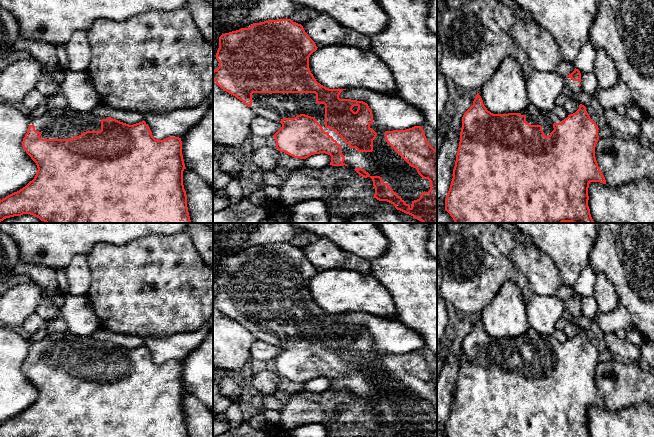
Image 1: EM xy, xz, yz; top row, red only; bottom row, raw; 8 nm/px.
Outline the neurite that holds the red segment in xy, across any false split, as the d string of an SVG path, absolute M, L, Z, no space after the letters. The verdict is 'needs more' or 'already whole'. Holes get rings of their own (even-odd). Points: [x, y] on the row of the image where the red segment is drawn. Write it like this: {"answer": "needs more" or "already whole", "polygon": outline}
{"answer": "needs more", "polygon": "M70 108L52 110L41 116L31 116L22 146L36 163L38 170L34 179L25 187L0 200L0 222L6 218L30 214L45 223L191 223L183 185L183 171L186 167L182 155L181 138L155 139L145 121L129 125L111 117L100 117L91 111L75 112Z"}

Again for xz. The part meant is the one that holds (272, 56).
{"answer": "needs more", "polygon": "M291 19L253 23L248 28L241 28L219 37L216 53L219 67L213 71L213 80L221 89L242 101L257 115L282 124L273 135L276 148L280 152L300 159L314 154L328 154L331 156L330 165L345 165L364 178L370 177L375 188L374 198L377 200L387 201L397 210L423 223L437 223L437 150L427 141L422 127L377 131L367 103L340 99L340 93L346 89L329 89L316 81L309 68L309 57L317 48L303 26Z"}

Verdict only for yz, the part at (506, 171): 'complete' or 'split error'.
split error

